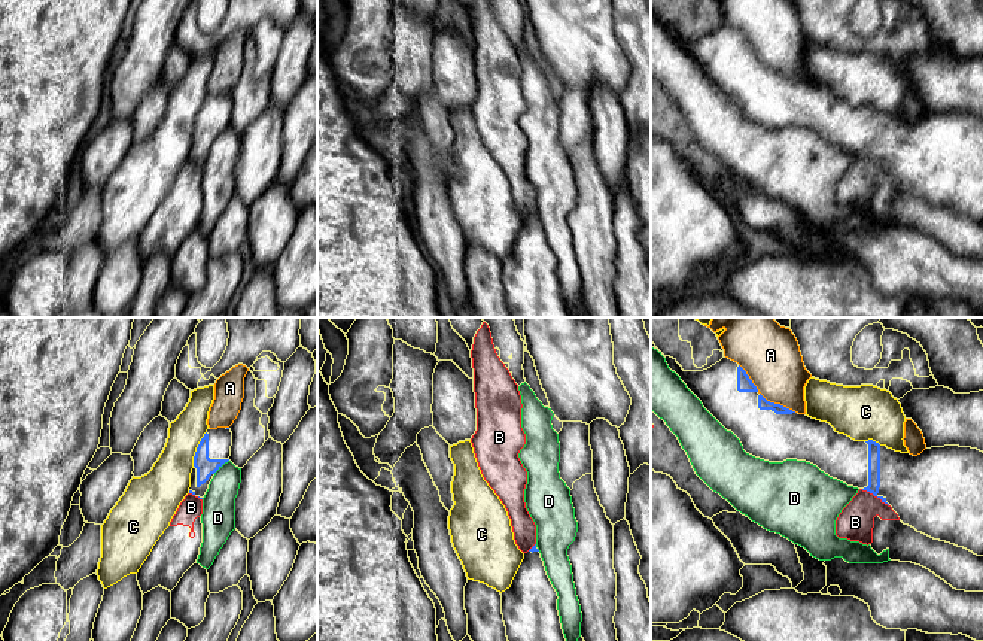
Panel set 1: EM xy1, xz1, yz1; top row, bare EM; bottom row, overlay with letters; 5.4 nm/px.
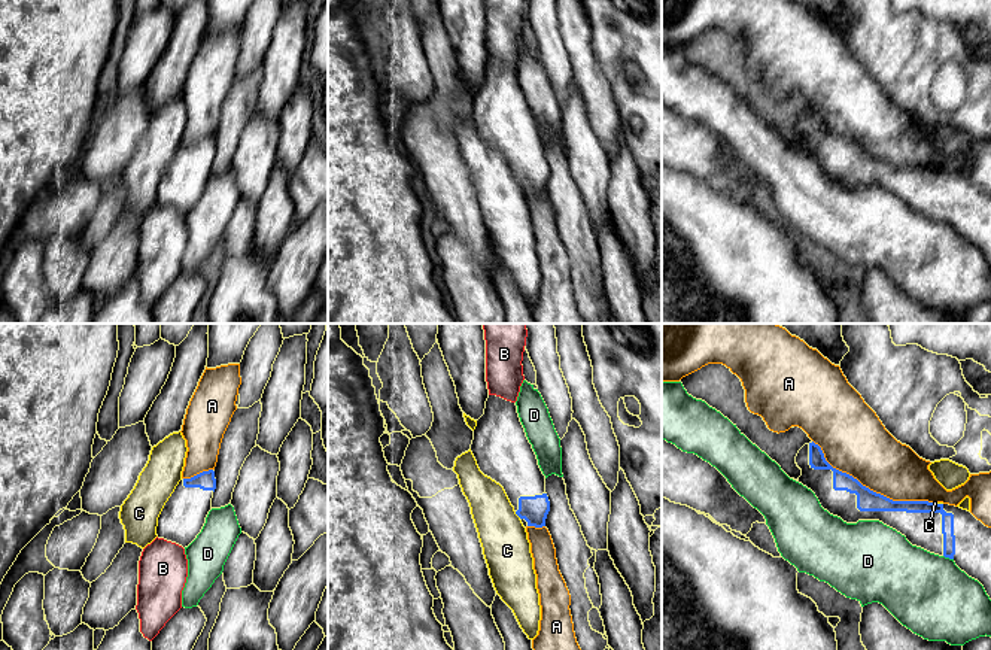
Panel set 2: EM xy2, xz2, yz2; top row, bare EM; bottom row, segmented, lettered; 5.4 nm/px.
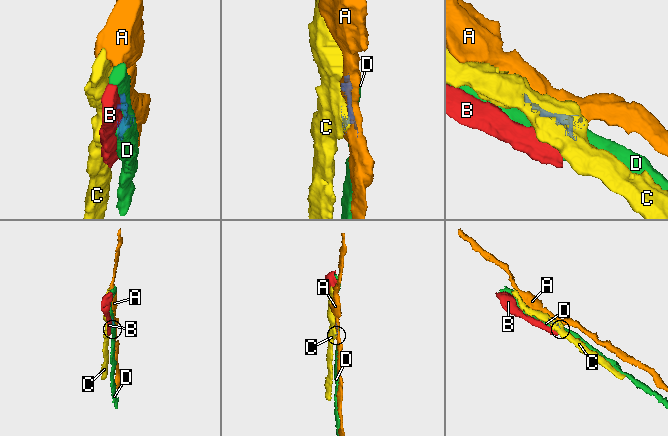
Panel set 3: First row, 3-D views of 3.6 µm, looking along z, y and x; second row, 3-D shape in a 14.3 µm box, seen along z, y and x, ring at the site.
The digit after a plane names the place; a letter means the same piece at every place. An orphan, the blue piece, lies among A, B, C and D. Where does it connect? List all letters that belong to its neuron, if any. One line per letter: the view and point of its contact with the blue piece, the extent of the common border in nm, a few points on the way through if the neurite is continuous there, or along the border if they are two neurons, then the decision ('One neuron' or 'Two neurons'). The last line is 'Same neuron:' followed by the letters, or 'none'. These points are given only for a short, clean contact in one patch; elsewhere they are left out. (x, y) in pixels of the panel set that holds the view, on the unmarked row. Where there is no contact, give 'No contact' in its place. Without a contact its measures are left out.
A: Touches blue at yz2 (869, 155). Shared border 750 nm. Two neurons
B: Touches blue at yz1 (875, 161). Shared border 180 nm. Boundary: yz1 (861, 155), (879, 163), (888, 172). Two neurons
C: Touches blue at xy1 (197, 115). Shared border 200 nm. Two neurons
D: Touches blue at xy1 (221, 131). Shared border 120 nm. Two neurons
Same neuron: none

